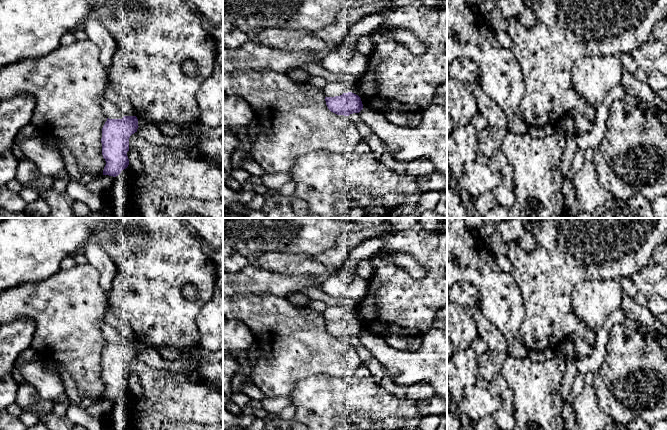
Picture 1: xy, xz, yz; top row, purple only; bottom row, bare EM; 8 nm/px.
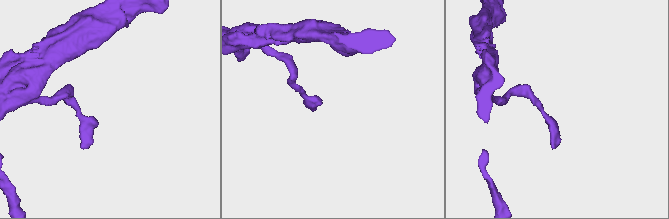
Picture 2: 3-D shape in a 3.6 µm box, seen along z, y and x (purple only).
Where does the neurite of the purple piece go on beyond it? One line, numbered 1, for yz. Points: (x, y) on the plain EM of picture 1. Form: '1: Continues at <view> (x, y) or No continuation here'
1: No continuation here

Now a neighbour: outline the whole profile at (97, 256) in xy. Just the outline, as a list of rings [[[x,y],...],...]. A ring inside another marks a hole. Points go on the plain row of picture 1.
[[[90,240],[82,250],[88,263],[92,265],[100,274],[99,284],[106,292],[111,292],[116,276],[116,266],[109,253],[99,242]]]

